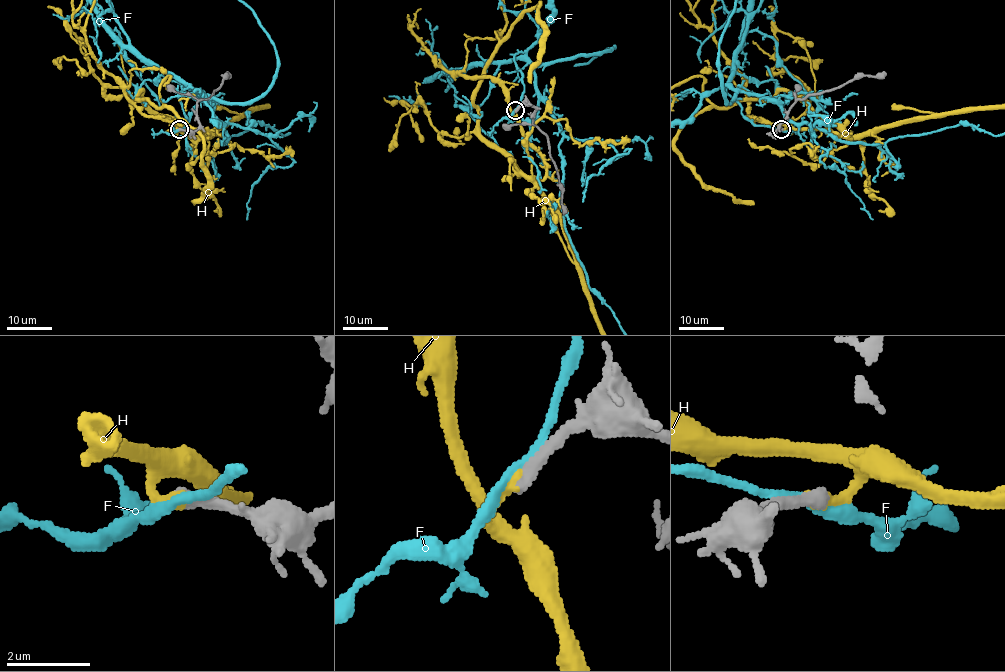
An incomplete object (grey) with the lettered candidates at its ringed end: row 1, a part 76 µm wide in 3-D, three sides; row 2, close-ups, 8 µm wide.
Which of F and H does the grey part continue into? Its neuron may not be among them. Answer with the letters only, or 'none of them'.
H

